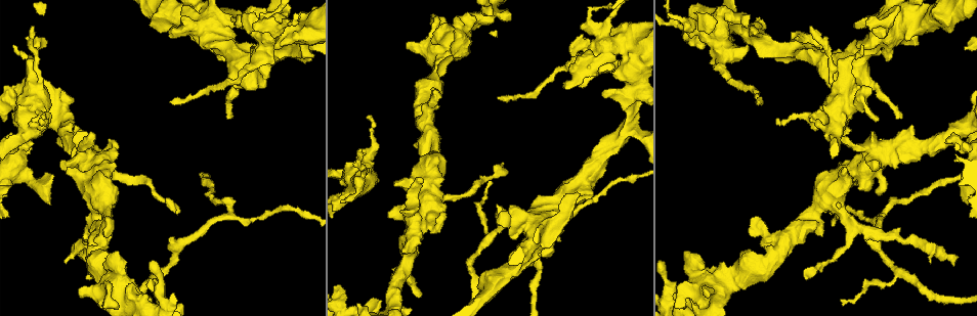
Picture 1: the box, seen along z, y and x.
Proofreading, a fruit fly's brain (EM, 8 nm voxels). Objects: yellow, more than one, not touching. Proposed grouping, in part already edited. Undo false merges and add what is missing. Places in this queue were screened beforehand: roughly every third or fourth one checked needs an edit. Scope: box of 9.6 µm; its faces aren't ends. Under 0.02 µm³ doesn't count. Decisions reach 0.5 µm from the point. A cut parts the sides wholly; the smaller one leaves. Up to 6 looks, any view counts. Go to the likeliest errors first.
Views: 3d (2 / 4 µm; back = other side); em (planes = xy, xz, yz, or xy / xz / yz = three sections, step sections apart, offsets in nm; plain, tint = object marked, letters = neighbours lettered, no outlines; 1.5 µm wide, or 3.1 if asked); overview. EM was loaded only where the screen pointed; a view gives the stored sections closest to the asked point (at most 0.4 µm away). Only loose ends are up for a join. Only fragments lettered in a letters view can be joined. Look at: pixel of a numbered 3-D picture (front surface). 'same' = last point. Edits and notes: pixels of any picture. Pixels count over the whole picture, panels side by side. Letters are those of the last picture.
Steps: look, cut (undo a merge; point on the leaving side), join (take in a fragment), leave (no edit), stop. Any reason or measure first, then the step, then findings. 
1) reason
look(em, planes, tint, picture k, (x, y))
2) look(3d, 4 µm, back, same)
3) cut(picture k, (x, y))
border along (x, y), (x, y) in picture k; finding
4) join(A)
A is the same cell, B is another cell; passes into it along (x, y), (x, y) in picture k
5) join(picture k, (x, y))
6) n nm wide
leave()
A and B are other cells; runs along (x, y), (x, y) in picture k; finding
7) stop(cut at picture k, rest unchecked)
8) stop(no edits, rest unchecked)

branch stops here
look(3d, 4 µm, picture 1, (388, 212))

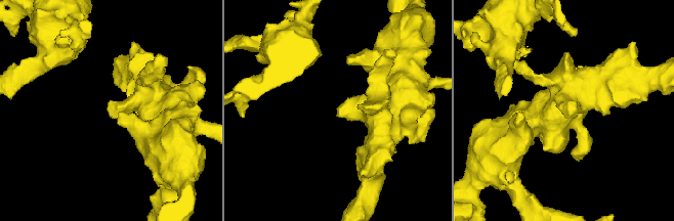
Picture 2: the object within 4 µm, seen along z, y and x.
look(em, yz, step 8, letters, picture 2, (337, 109))

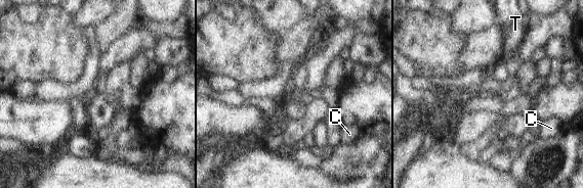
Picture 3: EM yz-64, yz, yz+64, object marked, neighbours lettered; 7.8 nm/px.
another direction
look(em, planes, letters, same)

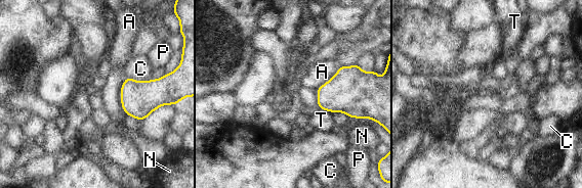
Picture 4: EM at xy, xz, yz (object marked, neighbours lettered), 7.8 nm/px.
leave()
A, C, N, P and T are other cells; border along (341, 65), (317, 90) in picture 4; no lettered fragment goes on from it

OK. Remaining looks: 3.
look(em, xy, step 4, letters, picture 1, (30, 69))

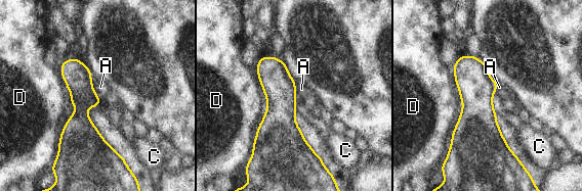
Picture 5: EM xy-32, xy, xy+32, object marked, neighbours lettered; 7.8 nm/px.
look(em, xz, step 4, letters, same)

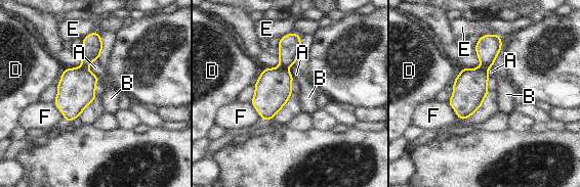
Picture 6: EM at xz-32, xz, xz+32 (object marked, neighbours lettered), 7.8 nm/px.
260 nm wide
leave()
A, B, D, E and F are other cells; runs along (496, 41), (470, 85), (461, 117) in picture 6; all the same cell

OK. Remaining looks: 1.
stop(no edits, rest unchecked)

